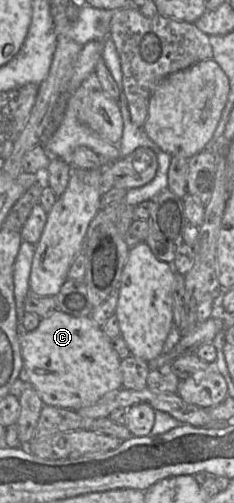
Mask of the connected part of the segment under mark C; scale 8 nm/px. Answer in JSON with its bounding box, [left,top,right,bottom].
[19,310,123,411]

